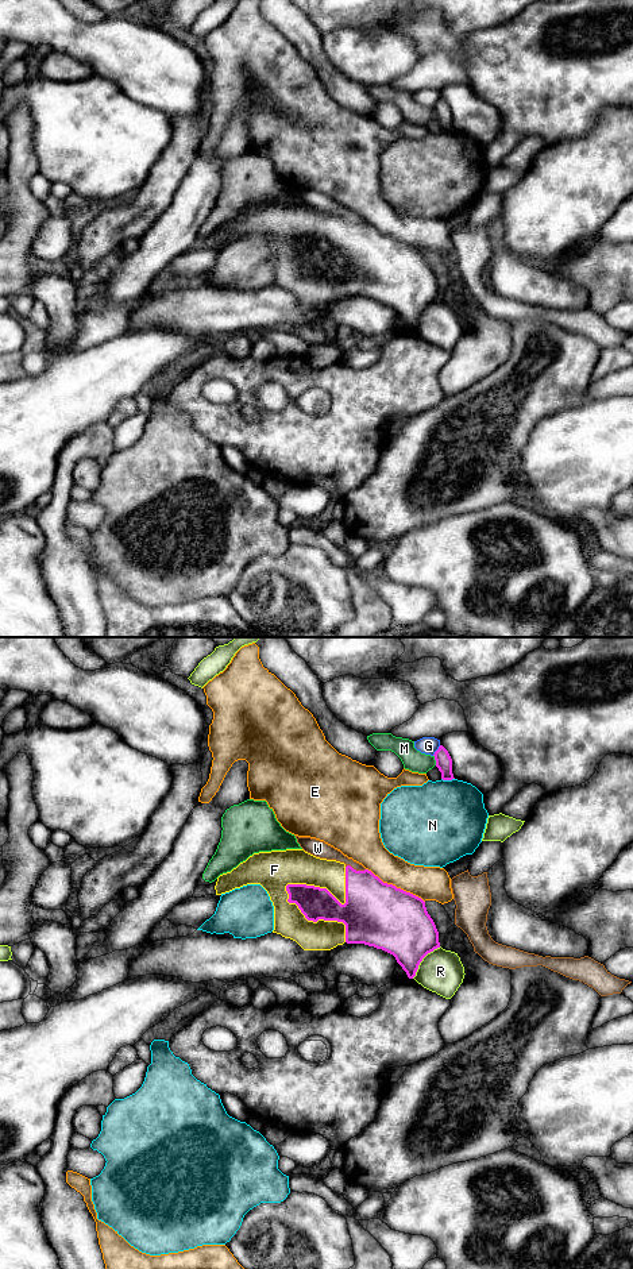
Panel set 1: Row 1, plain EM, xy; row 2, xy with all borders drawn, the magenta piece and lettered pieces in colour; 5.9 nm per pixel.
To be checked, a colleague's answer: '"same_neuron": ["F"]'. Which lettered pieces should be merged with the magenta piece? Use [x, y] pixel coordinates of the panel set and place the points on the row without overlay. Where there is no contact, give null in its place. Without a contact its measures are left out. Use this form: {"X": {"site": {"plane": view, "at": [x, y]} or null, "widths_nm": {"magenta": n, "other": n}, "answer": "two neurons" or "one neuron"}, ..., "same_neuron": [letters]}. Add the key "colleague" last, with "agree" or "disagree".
{"E": {"site": {"plane": "xy", "at": [394, 238]}, "widths_nm": {"magenta": 380, "other": 200}, "answer": "two neurons"}, "F": {"site": {"plane": "xy", "at": [316, 273]}, "widths_nm": {"magenta": 190, "other": 180}, "answer": "one neuron"}, "G": {"site": {"plane": "xy", "at": [436, 103]}, "widths_nm": {"magenta": 100, "other": 110}, "answer": "two neurons"}, "M": {"site": {"plane": "xy", "at": [435, 111]}, "widths_nm": {"magenta": 100, "other": 130}, "answer": "two neurons"}, "N": {"site": {"plane": "xy", "at": [448, 131]}, "widths_nm": {"magenta": 100, "other": 480}, "answer": "two neurons"}, "R": {"site": {"plane": "xy", "at": [421, 312]}, "widths_nm": {"magenta": 360, "other": 260}, "answer": "two neurons"}, "W": {"site": {"plane": "xy", "at": [355, 222]}, "widths_nm": {"magenta": 320, "other": 100}, "answer": "two neurons"}, "same_neuron": ["F"], "colleague": "agree"}

